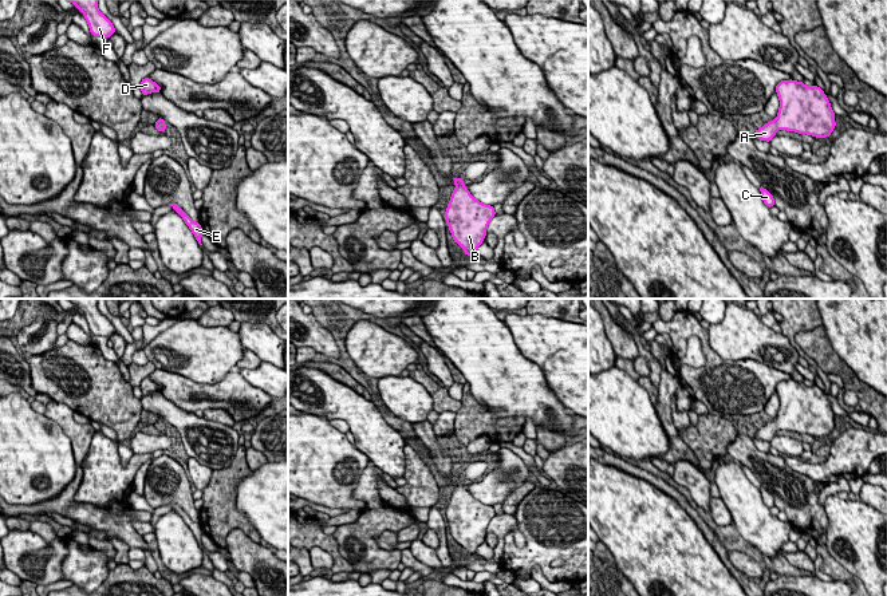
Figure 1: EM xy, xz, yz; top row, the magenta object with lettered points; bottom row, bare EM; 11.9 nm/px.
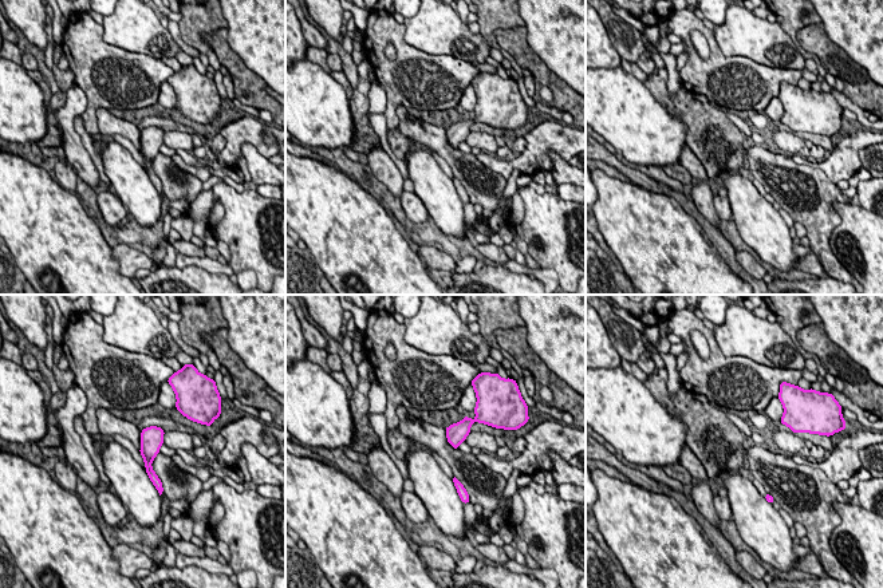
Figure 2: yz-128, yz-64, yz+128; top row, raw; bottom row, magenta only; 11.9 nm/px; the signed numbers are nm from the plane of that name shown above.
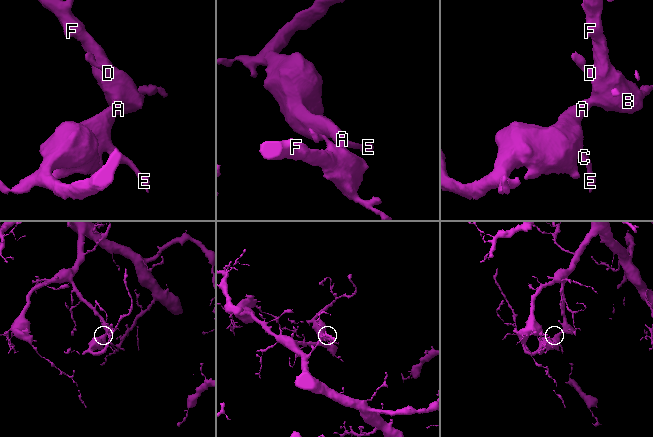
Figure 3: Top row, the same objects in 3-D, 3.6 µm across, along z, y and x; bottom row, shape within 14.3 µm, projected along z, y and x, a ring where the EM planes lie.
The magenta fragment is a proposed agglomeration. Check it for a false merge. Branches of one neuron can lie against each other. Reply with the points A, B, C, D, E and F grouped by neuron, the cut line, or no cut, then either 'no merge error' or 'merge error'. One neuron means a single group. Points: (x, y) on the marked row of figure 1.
A B C D E F | no cut | no merge error

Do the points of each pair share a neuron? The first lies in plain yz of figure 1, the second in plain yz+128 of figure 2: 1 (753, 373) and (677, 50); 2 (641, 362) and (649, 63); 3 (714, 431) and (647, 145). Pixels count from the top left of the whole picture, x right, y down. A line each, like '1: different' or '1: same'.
1: different
2: same
3: different

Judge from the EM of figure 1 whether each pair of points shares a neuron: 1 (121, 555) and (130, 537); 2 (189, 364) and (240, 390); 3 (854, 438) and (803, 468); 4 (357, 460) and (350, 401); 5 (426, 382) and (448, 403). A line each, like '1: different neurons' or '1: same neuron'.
1: different neurons
2: different neurons
3: same neuron
4: different neurons
5: same neuron

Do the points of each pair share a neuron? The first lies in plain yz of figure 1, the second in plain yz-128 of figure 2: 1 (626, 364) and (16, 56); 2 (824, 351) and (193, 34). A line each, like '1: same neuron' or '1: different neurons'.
1: same neuron
2: different neurons

